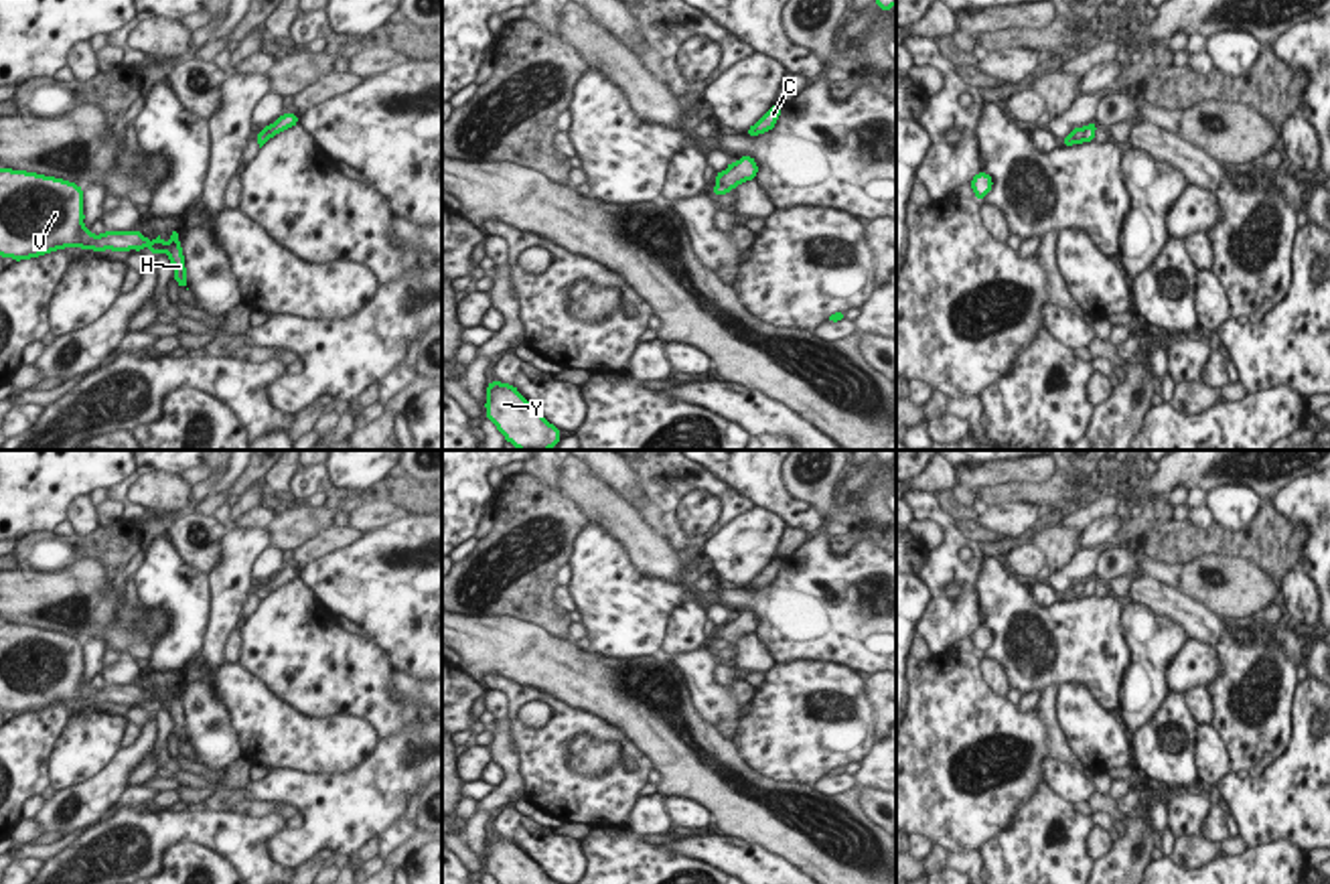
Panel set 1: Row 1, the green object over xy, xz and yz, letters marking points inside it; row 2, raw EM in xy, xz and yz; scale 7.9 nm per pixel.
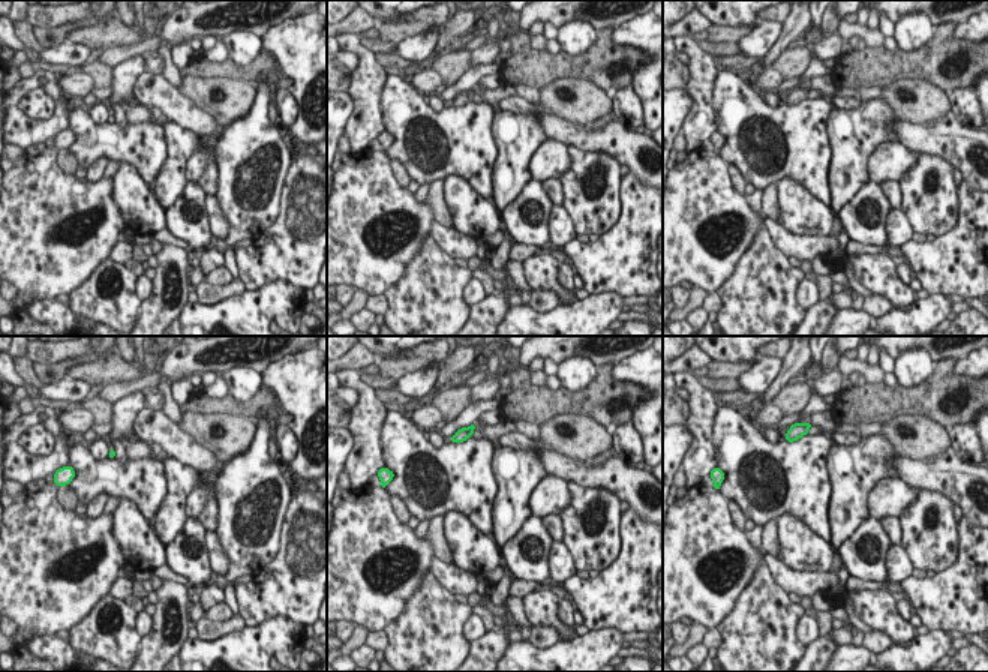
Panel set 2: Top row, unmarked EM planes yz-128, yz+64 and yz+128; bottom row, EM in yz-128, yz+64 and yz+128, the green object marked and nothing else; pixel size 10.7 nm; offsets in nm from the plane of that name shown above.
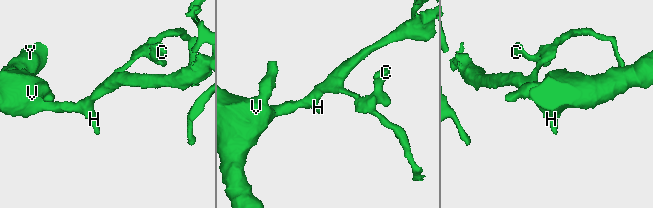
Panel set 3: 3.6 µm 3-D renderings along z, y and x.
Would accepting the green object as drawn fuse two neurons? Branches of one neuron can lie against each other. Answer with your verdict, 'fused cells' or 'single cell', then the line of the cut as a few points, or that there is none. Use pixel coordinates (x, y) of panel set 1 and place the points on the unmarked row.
fused cells; cut in yz along (1085, 582), (1081, 595), (1071, 591)

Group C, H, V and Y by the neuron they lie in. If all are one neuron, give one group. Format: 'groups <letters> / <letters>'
groups C / H V Y

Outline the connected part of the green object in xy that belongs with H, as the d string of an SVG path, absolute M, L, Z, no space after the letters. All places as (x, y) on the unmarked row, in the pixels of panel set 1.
M0 622L0 712L20 716L73 699L95 706L142 706L146 699L154 710L168 708L174 734L187 742L178 683L170 685L170 695L160 689L150 695L136 683L93 689L83 673L83 643L75 637Z

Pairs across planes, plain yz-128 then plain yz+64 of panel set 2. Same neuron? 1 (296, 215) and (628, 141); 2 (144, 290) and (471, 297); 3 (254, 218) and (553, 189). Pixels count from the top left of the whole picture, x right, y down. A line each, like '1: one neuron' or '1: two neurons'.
1: two neurons
2: one neuron
3: two neurons

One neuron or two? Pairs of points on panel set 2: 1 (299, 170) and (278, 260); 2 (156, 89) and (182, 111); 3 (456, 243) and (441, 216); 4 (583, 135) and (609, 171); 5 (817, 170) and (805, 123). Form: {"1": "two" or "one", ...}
{"1": "one", "2": "one", "3": "two", "4": "two", "5": "one"}

